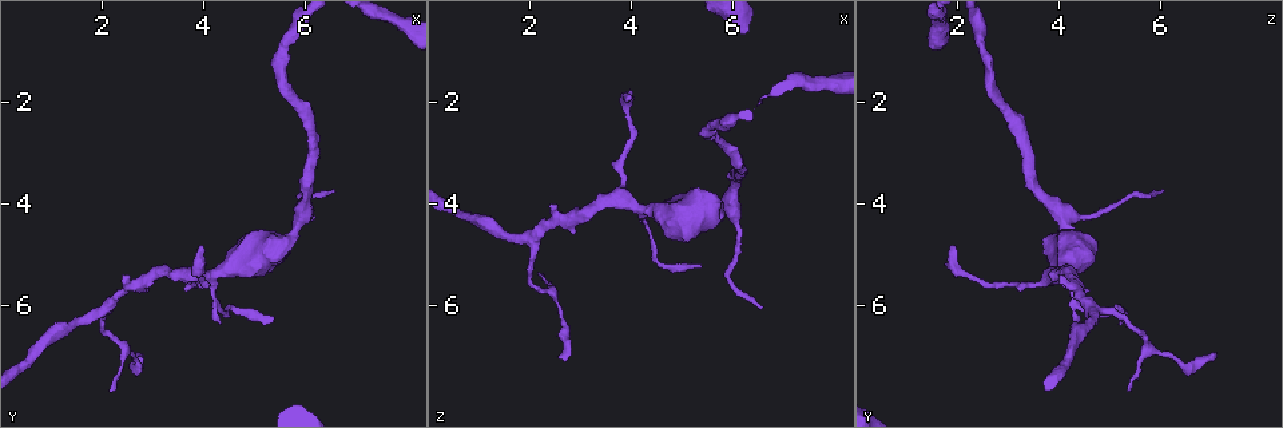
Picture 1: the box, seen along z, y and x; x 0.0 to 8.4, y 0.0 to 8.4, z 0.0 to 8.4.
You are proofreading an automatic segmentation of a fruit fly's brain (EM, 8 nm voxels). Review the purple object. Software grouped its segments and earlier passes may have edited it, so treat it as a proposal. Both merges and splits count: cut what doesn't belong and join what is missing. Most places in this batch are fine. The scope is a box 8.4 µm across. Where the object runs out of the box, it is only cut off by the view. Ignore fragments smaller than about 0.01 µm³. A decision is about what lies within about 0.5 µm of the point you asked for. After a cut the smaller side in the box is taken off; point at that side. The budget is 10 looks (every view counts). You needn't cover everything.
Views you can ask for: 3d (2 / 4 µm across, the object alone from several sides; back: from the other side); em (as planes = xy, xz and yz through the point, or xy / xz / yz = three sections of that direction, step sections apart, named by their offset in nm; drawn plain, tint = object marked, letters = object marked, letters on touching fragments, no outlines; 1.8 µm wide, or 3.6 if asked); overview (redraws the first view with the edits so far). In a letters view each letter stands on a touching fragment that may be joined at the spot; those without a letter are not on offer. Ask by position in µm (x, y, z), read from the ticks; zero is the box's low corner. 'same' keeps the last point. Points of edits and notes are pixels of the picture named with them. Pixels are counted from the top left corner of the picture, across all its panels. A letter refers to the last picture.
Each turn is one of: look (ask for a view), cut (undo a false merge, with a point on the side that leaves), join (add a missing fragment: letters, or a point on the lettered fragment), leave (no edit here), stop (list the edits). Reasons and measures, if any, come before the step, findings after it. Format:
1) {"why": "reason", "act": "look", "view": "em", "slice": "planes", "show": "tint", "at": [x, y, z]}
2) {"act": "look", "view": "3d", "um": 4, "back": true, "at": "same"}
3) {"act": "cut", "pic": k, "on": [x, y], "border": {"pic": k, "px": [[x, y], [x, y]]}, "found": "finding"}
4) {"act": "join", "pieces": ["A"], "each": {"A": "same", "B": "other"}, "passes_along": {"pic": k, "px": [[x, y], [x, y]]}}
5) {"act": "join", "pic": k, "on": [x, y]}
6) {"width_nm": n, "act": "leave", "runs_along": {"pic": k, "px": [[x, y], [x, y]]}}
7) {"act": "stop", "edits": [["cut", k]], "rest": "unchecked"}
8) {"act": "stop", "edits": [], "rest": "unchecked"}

{"why": "branch stops here", "act": "look", "view": "em", "slice": "planes", "show": "letters", "at": [5.35, 6.25, 5.20]}

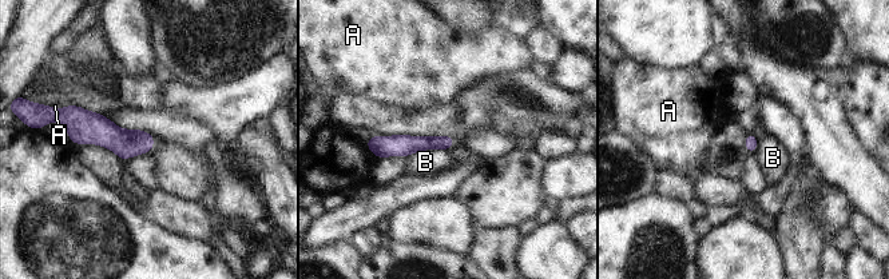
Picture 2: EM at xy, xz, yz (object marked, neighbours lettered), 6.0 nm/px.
{"act": "leave", "each": {"A": "other", "B": "other"}, "border": {"pic": 2, "px": [[445, 148], [421, 148], [408, 156]]}, "found": "no lettered fragment goes on from it"}

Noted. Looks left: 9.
{"why": "looks like a crossing", "act": "look", "view": "3d", "um": 2, "at": [3.85, 5.35, 3.90]}

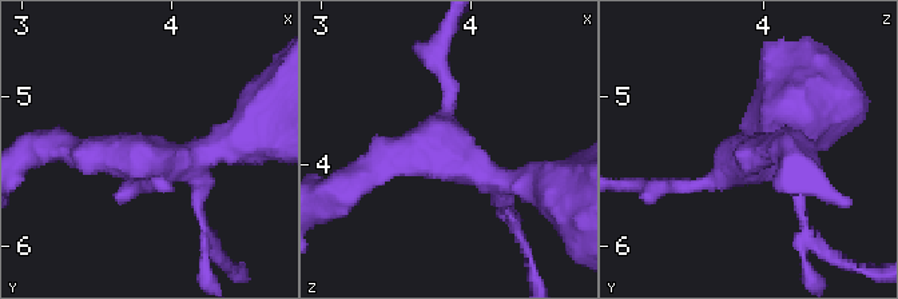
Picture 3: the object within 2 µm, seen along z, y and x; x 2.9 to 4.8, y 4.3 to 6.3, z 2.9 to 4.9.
{"act": "look", "view": "em", "slice": "planes", "show": "tint", "at": [3.86, 5.40, 3.92]}

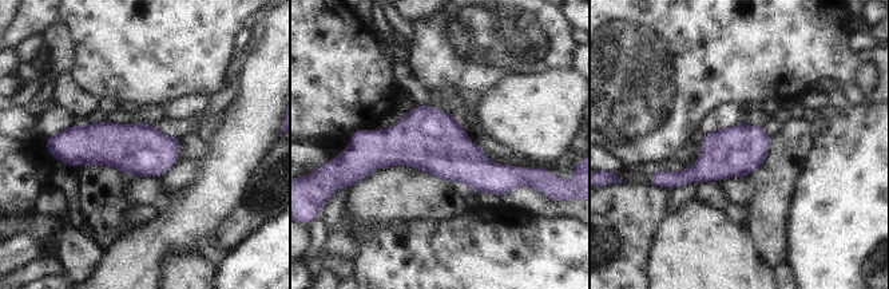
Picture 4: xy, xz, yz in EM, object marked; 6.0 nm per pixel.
{"why": "see the neighbours", "act": "look", "view": "em", "slice": "planes", "show": "letters", "at": "same"}

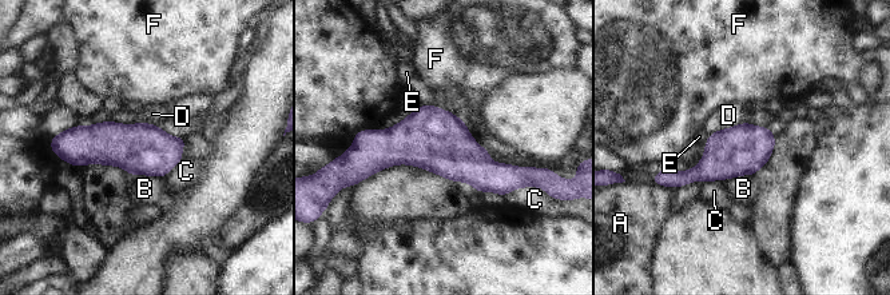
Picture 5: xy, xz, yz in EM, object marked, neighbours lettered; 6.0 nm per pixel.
{"act": "leave", "each": {"A": "other", "B": "other", "C": "other", "D": "other", "E": "other", "F": "other"}, "found": "all the same neuron"}

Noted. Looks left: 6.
{"why": "tapers out", "act": "look", "view": "3d", "um": 4, "at": [2.60, 6.95, 7.05]}

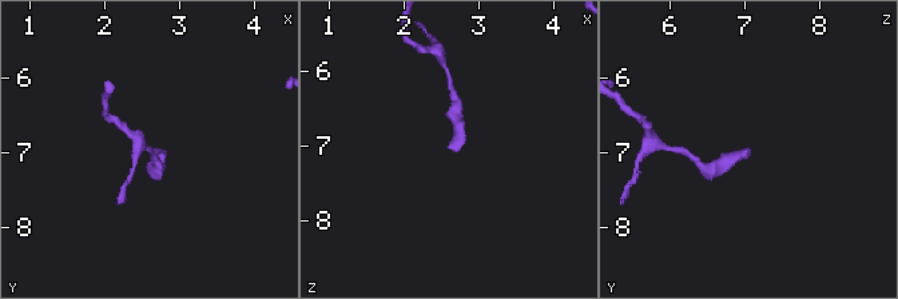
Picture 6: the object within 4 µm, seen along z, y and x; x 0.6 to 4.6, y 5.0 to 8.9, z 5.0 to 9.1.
{"why": "now the EM", "act": "look", "view": "em", "slice": "planes", "show": "letters", "at": [2.60, 7.00, 7.05]}

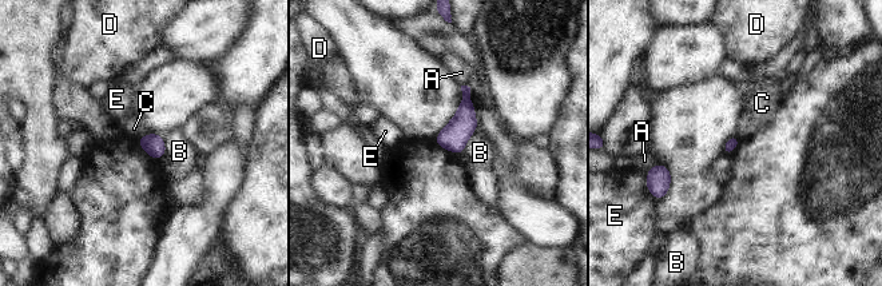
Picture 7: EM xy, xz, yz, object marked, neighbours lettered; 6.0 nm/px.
{"longest_contact_nm": ["B", 170], "act": "leave", "each": {"A": "other", "B": "other", "C": "other", "D": "other", "E": "other"}, "found": "no lettered fragment goes on from it"}

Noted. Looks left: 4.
{"why": "three arms meet", "act": "look", "view": "em", "slice": "planes", "show": "tint", "at": [5.90, 4.30, 4.15]}

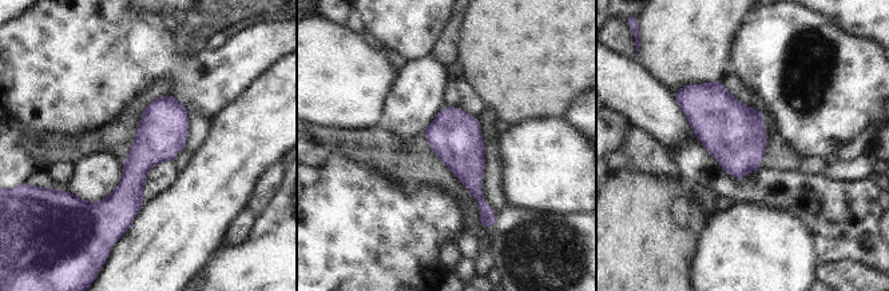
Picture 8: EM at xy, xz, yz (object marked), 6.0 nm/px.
{"why": "see the neighbours", "act": "look", "view": "em", "slice": "planes", "show": "letters", "at": "same"}

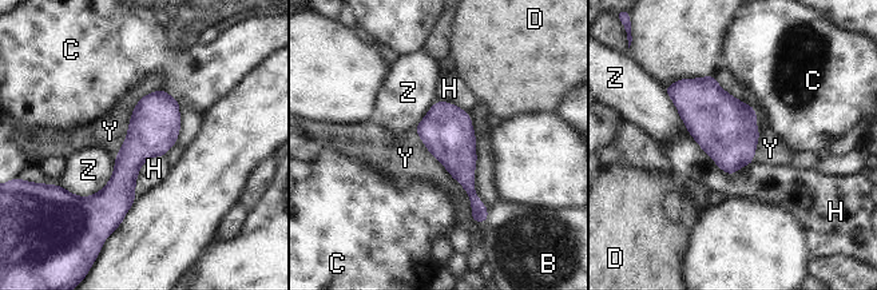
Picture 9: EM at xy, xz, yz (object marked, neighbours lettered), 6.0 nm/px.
{"width_nm": 300, "act": "leave", "each": {"B": "other", "C": "other", "D": "other", "H": "other", "Y": "other", "Z": "other"}, "border": {"pic": 9, "px": [[415, 128], [483, 223]]}, "found": "continuous, no second neuron"}

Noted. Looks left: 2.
{"act": "stop", "edits": [], "rest": "unchecked"}

